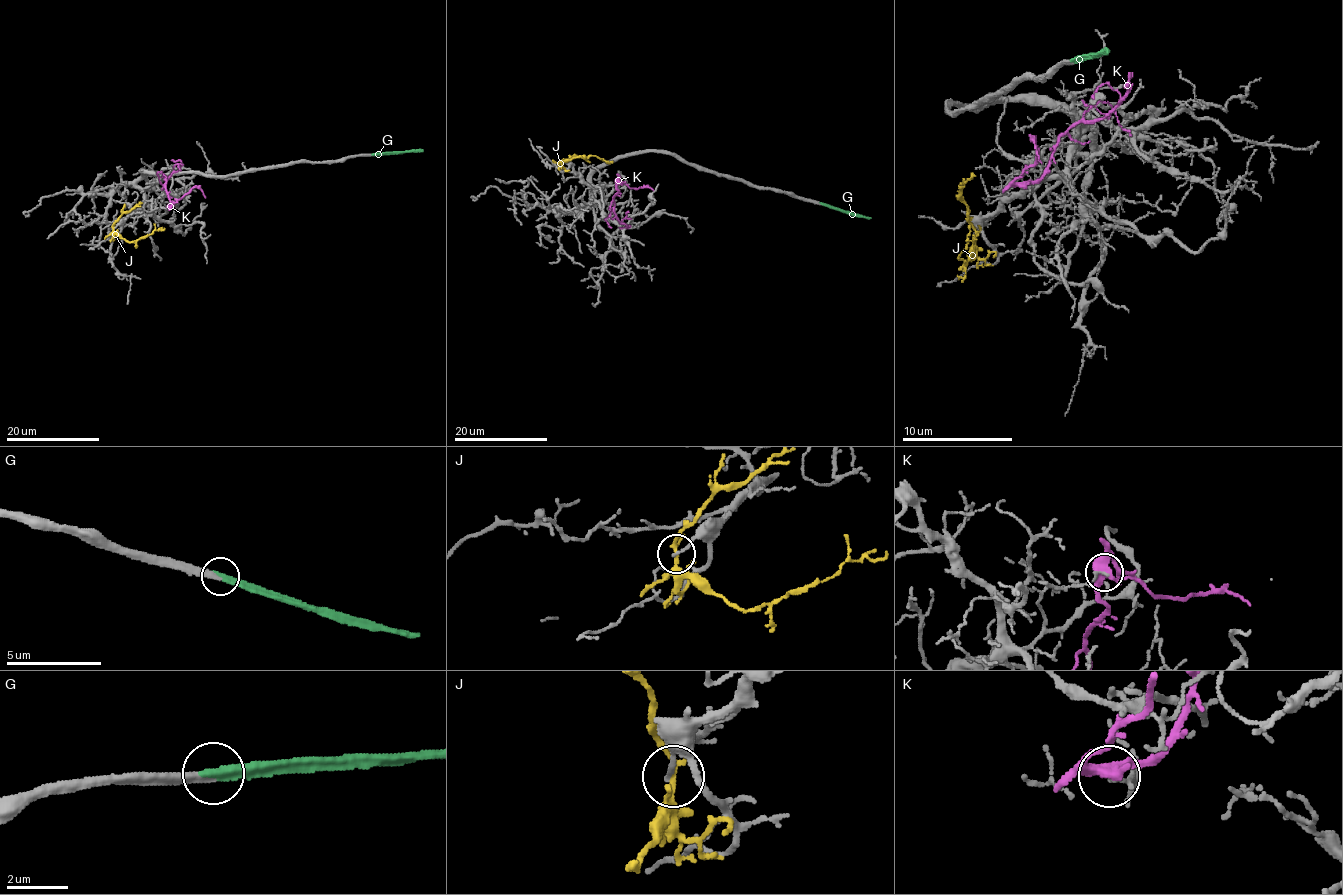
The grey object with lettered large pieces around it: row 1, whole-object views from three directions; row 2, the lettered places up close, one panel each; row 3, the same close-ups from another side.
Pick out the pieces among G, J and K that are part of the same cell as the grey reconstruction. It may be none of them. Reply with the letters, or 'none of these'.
G

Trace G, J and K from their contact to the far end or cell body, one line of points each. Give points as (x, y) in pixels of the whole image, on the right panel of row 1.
G: (1074, 60), (1107, 49)
J: (974, 237), (974, 251), (963, 267), (958, 256), (969, 240), (974, 240), (972, 234)
K: (1021, 187), (1041, 176), (1057, 140), (1071, 127), (1104, 118), (1129, 85), (1129, 74)

